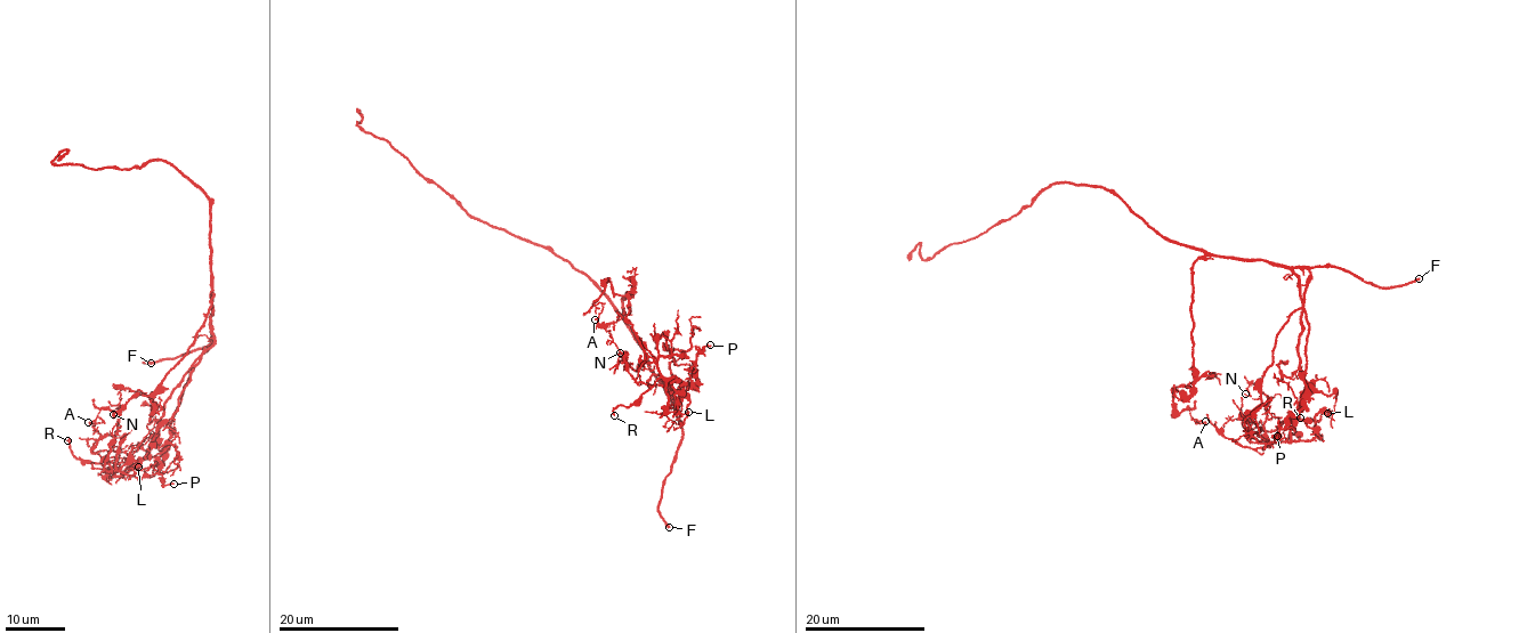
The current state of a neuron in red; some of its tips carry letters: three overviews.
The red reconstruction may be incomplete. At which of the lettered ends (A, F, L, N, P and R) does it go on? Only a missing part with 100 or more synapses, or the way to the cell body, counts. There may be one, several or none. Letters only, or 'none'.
F

